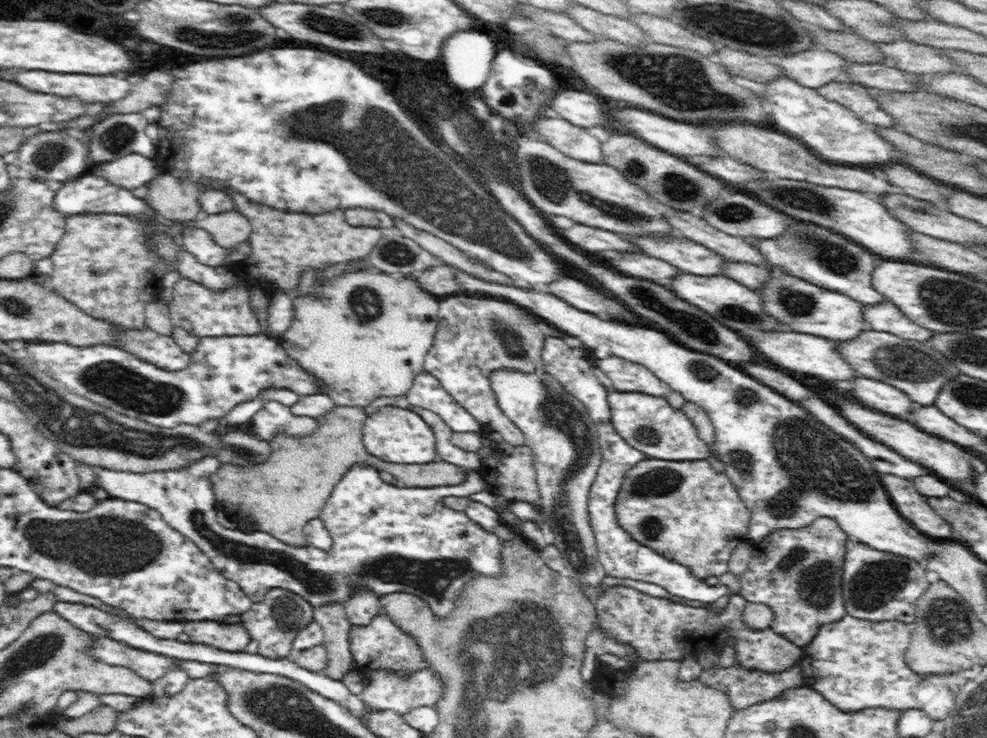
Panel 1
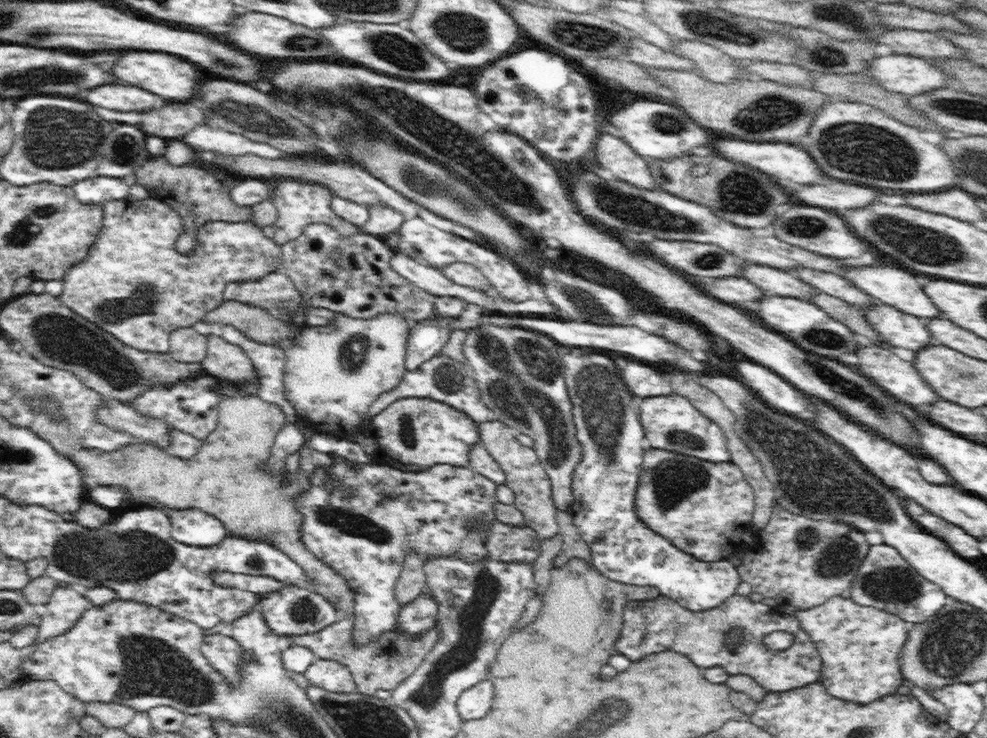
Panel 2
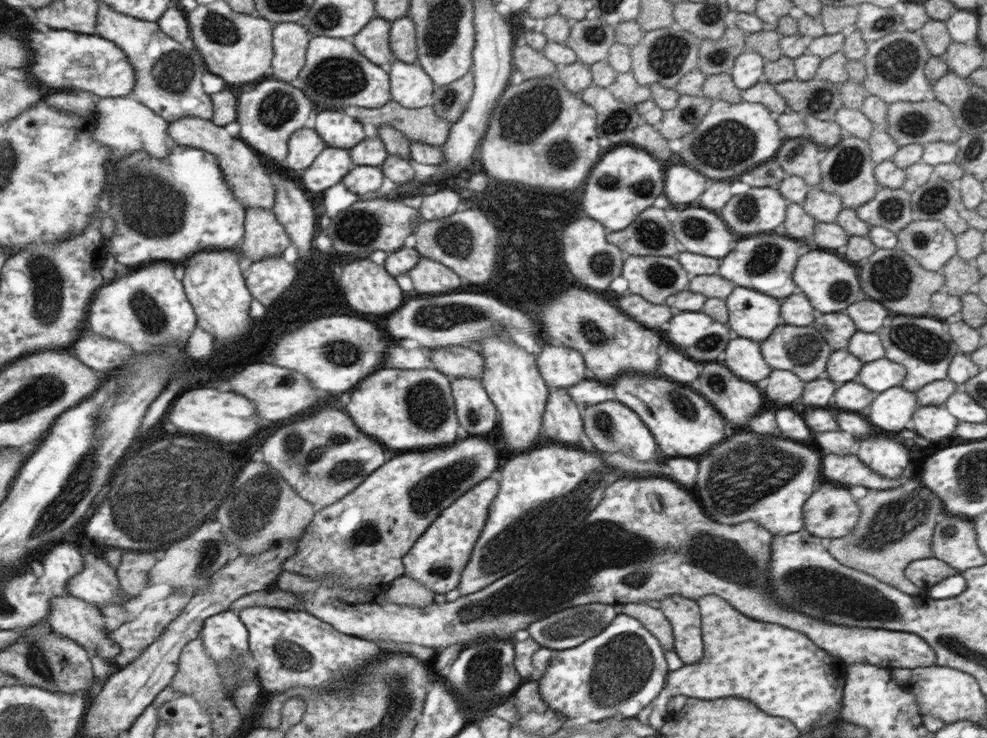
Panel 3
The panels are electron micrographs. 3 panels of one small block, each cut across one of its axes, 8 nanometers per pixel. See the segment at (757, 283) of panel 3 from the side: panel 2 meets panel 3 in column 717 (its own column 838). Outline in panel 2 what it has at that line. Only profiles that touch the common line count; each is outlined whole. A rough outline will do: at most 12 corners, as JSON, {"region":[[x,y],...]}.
{"region":[[874,262],[838,275],[876,302],[939,317],[918,274]]}

